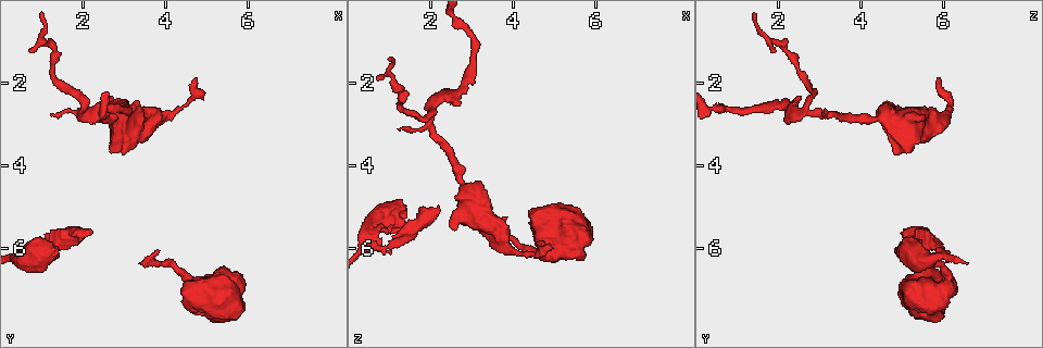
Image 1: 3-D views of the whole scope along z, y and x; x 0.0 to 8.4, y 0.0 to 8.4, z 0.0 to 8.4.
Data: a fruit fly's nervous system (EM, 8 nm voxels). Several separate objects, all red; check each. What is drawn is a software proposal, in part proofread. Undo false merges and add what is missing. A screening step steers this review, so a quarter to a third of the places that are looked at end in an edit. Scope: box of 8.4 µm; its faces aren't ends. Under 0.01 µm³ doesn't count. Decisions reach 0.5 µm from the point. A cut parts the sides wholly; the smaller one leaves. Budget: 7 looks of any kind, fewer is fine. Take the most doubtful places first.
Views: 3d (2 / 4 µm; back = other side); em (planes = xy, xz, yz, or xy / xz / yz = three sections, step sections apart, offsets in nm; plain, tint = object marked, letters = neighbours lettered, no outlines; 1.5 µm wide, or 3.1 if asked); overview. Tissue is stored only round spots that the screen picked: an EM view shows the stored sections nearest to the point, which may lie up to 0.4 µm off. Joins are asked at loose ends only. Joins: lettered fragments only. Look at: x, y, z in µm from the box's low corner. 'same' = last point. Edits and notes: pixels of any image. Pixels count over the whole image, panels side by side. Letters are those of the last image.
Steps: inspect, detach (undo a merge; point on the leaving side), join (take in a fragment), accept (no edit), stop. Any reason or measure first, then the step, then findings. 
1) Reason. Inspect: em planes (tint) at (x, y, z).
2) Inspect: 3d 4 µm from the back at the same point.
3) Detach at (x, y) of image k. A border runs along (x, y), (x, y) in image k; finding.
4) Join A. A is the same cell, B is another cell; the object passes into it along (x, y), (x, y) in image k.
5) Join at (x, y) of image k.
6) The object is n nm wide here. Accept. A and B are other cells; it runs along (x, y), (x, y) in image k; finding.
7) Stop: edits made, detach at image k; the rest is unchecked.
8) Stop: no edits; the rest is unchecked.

Branch stops here. Inspect: em xy step 4 (letters) at (2.20, 5.65, 5.00).

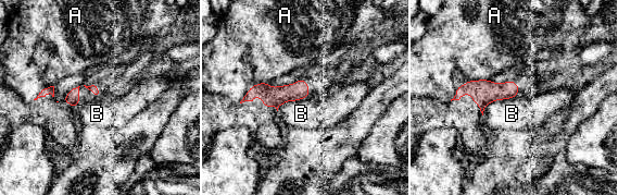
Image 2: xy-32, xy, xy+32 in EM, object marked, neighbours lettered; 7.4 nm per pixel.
Inspect: em planes (letters) at the same point.

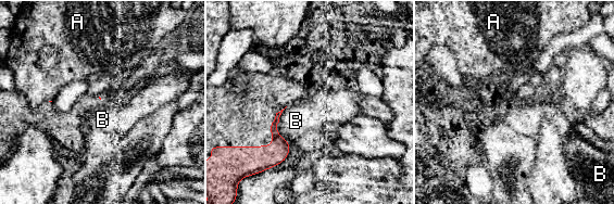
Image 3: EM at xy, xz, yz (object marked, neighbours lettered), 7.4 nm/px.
Accept. A and B are other cells; a border runs along (286, 106), (277, 131), (290, 144) in image 3; none of them fits.

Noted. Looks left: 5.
Thick end. Inspect: em planes (letters) at (4.45, 7.10, 5.05).

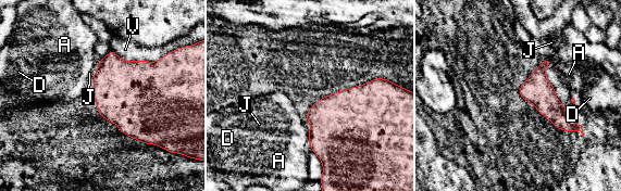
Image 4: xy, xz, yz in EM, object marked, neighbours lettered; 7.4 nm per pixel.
The longest contact is with V, 380 nm. Accept. A, D, J and V are other cells; a border runs along (308, 132), (308, 143), (311, 150) in image 4; none of them fits.

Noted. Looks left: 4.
Thin neck. Inspect: em planes (plain) at (2.70, 2.90, 4.30).

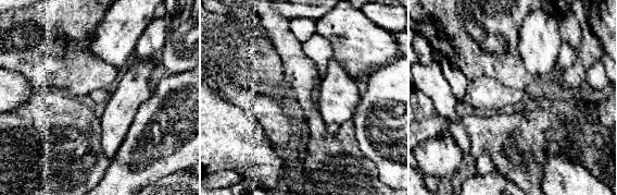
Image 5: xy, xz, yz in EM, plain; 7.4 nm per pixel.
See the neighbours. Inspect: em planes (letters) at the same point.

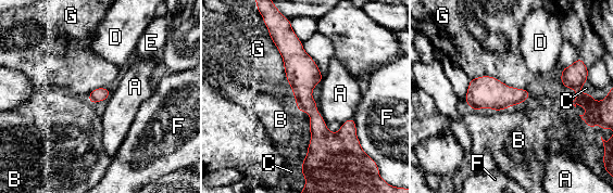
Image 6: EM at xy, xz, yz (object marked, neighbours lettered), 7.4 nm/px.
Accept. A, B, C, D, E, F and G are other cells; it runs along (289, 35), (317, 124), (311, 163) in image 6; continuous, no second cell.

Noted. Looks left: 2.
Stop: no edits; the rest is unchecked.

